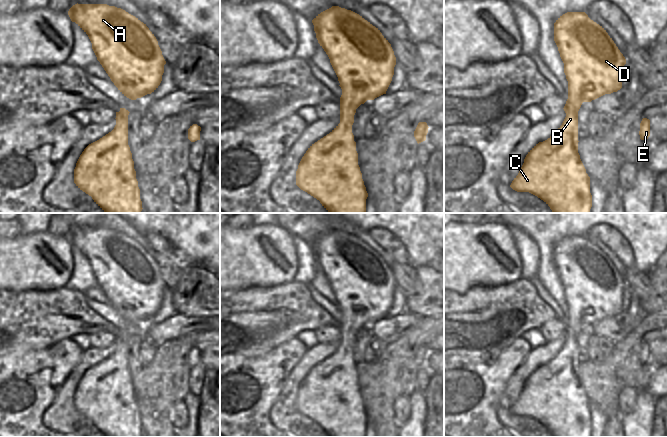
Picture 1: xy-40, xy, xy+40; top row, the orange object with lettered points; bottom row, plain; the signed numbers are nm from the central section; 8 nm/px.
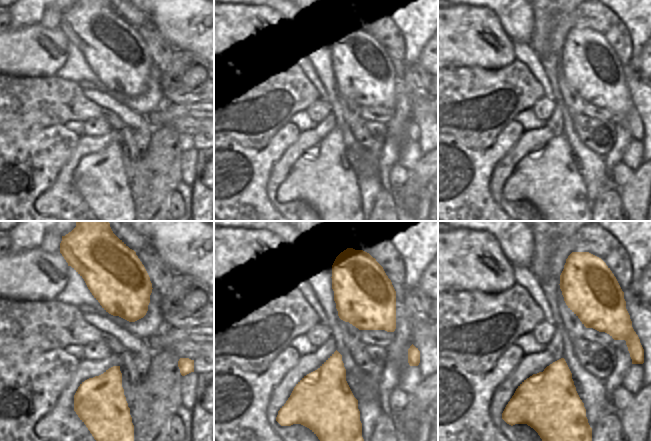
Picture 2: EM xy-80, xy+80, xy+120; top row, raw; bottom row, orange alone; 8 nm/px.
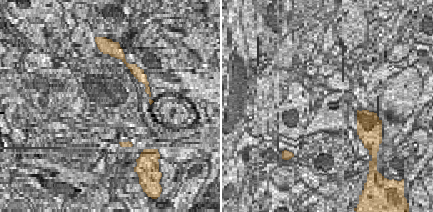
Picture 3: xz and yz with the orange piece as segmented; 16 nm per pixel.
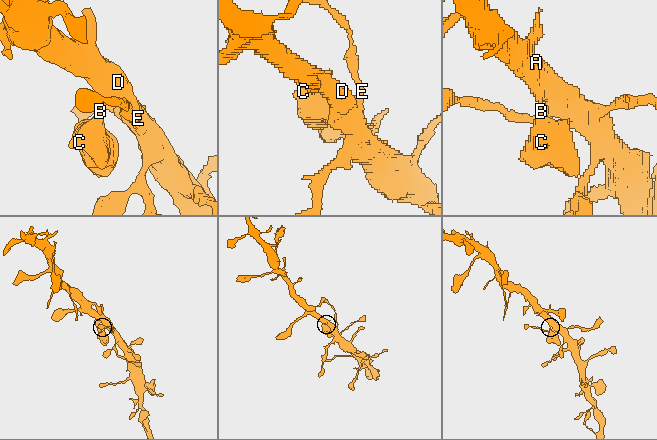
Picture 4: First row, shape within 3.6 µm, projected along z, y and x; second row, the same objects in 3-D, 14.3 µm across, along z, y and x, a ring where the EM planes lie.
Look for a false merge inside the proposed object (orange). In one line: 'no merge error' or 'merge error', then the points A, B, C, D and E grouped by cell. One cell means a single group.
no merge error | A B C D E

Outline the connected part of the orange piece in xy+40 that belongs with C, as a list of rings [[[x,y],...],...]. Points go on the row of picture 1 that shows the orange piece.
[[[567,12],[560,16],[554,23],[554,41],[568,81],[568,99],[563,108],[566,117],[547,140],[539,142],[528,152],[510,187],[537,196],[553,213],[590,213],[590,177],[578,153],[578,111],[583,102],[591,102],[622,88],[622,69],[626,59],[606,30],[585,12]]]

